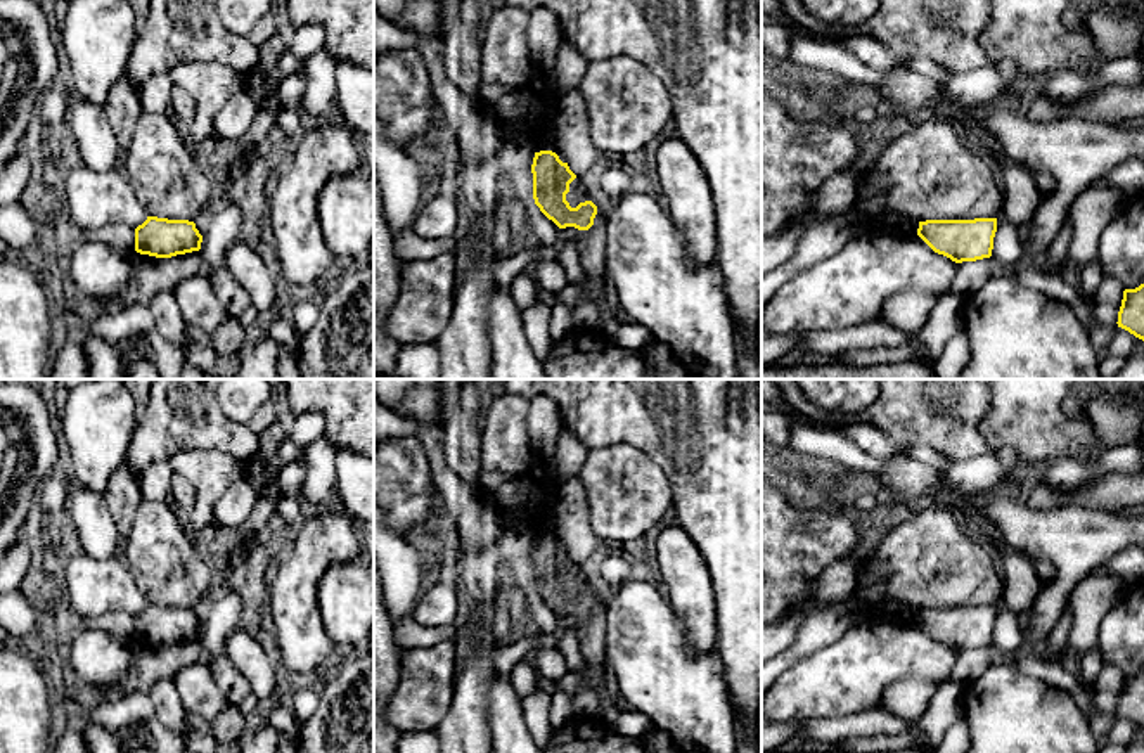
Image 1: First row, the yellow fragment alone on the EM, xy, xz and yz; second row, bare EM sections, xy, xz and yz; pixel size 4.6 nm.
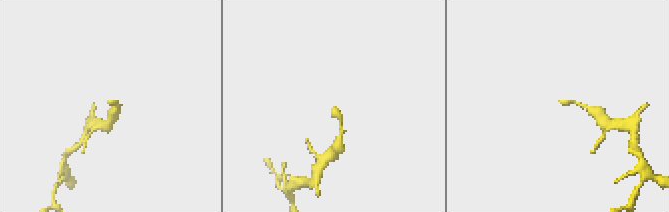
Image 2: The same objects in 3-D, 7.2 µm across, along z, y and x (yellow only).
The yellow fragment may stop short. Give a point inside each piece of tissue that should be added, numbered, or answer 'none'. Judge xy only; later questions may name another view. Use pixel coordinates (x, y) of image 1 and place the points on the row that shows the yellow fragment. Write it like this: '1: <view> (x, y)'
none

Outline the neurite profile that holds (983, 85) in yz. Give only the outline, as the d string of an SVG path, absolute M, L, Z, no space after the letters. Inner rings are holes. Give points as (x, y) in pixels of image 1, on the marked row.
M985 66L969 73L952 73L936 81L945 95L945 113L959 114L966 107L997 104L1014 97L1014 87L1002 81L995 66Z

